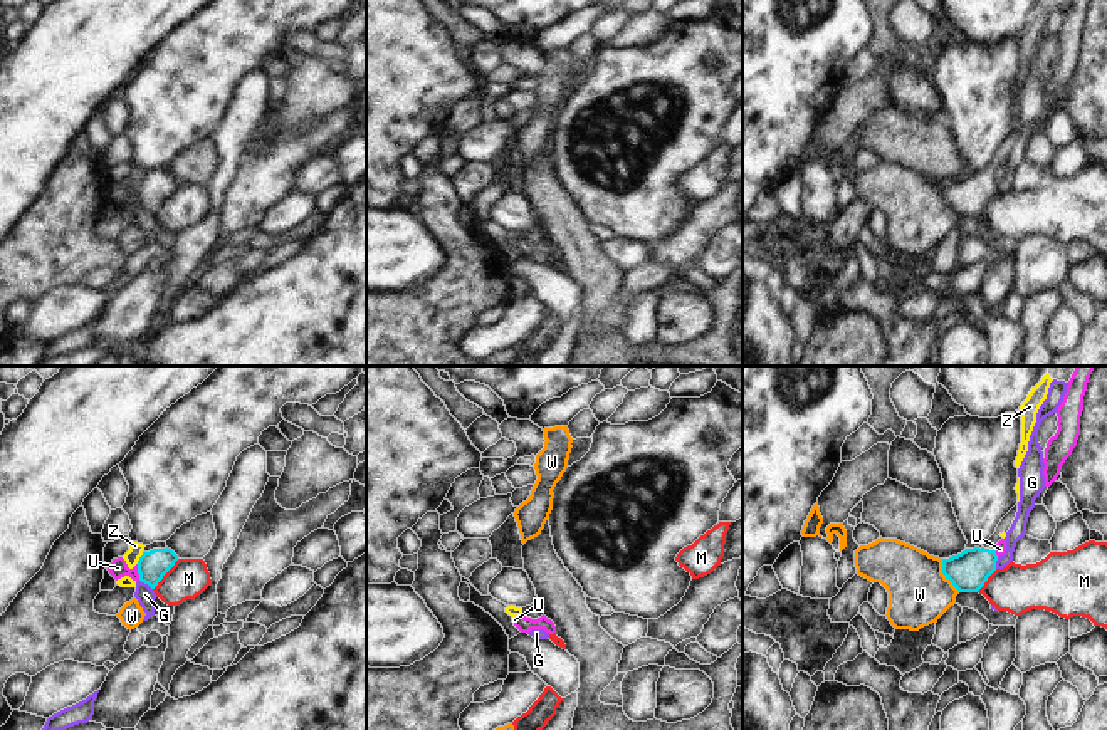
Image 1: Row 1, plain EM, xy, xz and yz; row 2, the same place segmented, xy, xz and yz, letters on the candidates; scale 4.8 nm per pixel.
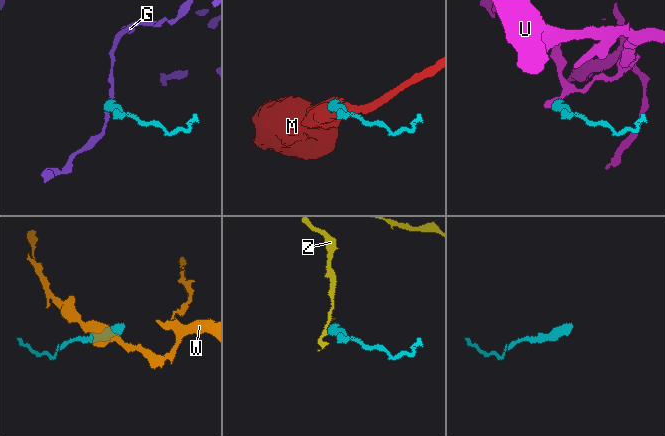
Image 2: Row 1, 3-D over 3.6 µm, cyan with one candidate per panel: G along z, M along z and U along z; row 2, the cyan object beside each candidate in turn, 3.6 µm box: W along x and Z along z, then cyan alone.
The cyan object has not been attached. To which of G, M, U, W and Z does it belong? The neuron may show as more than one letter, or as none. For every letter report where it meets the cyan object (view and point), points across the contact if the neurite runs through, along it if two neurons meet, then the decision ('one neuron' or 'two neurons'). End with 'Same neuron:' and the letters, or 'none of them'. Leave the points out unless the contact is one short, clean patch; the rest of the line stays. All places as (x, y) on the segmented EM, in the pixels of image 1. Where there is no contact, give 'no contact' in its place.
G: meets cyan in xy at (146, 583); border along xy (140, 579), (152, 589); two neurons
M: meets cyan in xy at (165, 573); border along xy (178, 559), (153, 589); two neurons
U: meets cyan in xy at (138, 573); border along xy (136, 564), (140, 579); two neurons
W: meets cyan in yz at (944, 574); two neurons
Z: meets cyan in xy at (140, 557); border along xy (143, 552), (136, 563); two neurons
Same neuron: none of them

